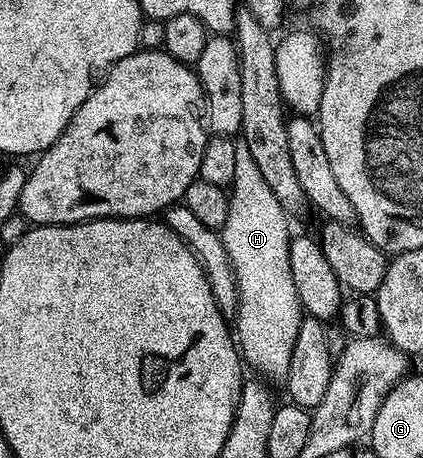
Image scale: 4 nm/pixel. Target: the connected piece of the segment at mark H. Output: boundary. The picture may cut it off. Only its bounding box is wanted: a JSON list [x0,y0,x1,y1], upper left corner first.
[221,140,305,380]

